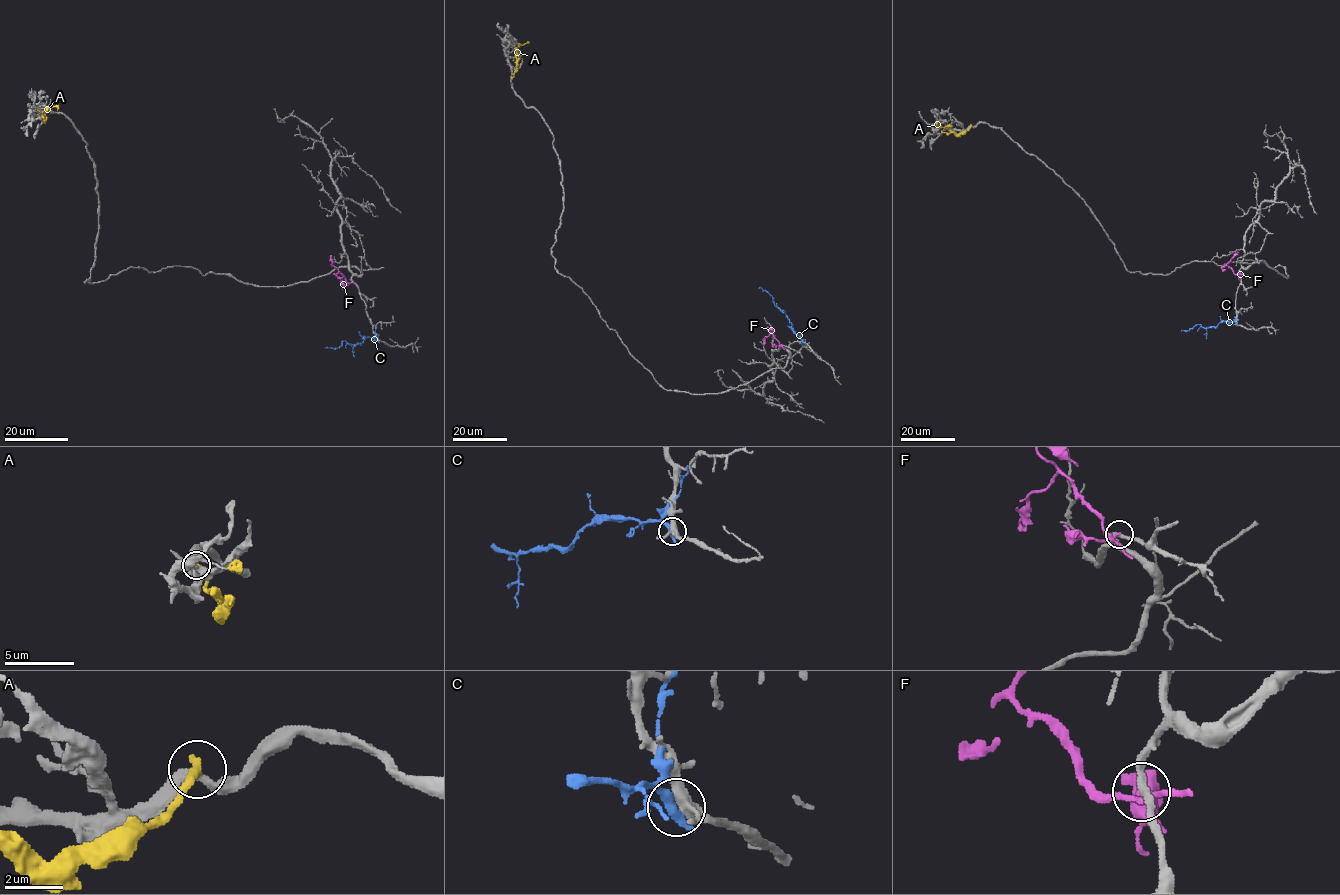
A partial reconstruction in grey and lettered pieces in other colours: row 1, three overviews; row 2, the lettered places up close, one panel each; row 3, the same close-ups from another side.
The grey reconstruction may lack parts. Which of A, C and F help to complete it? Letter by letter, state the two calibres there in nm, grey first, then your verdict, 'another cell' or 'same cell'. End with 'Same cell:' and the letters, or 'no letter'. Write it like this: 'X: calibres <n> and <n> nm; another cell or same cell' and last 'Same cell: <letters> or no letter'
A: calibres 320 and 320 nm; another cell
C: calibres 320 and 420 nm; another cell
F: calibres 240 and 170 nm; another cell
Same cell: no letter

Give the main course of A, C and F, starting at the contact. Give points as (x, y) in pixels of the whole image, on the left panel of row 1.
A: (39, 110), (44, 120), (45, 110), (55, 106), (57, 110)
C: (377, 339), (364, 337), (361, 343), (349, 344), (344, 340), (336, 348), (325, 347)
F: (352, 282), (348, 283), (332, 264), (332, 255)

